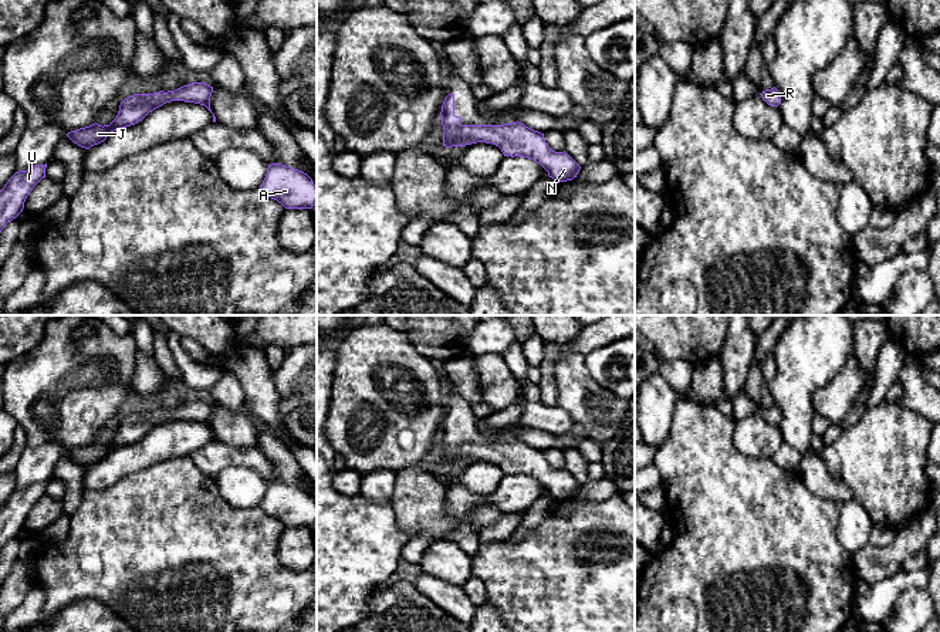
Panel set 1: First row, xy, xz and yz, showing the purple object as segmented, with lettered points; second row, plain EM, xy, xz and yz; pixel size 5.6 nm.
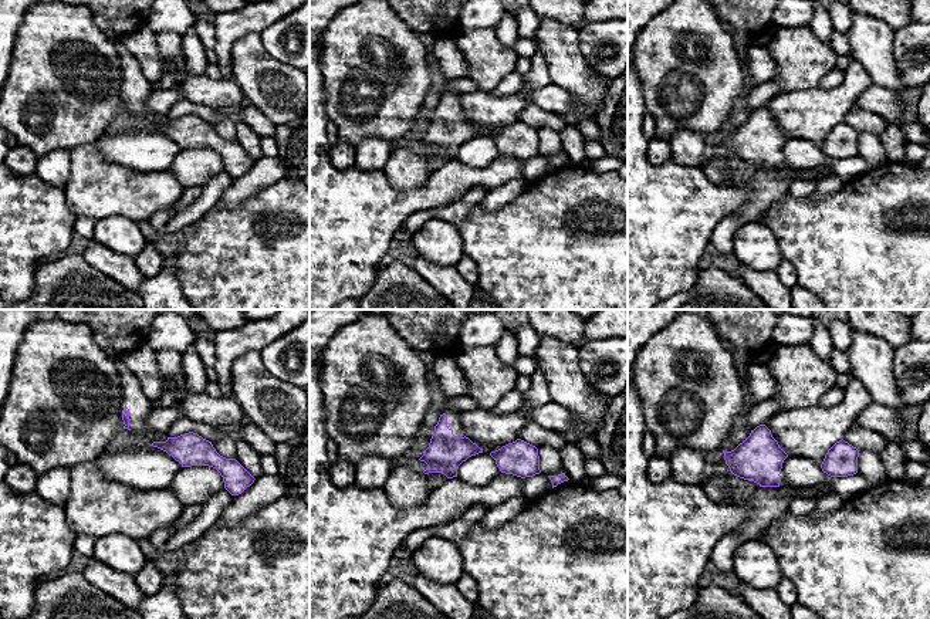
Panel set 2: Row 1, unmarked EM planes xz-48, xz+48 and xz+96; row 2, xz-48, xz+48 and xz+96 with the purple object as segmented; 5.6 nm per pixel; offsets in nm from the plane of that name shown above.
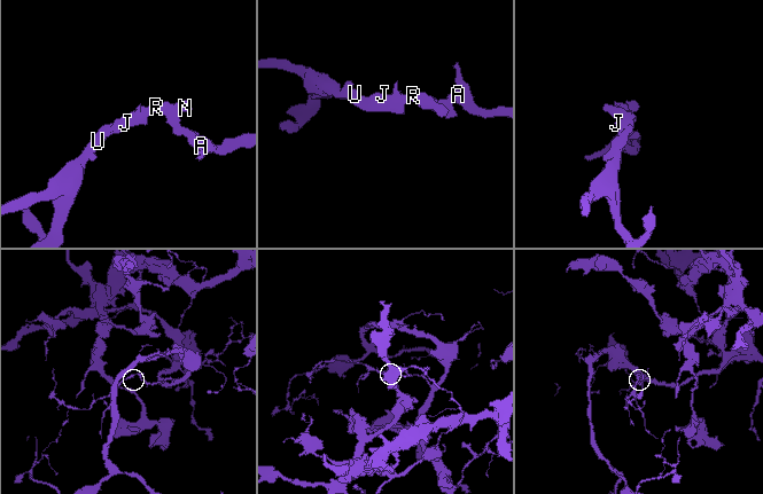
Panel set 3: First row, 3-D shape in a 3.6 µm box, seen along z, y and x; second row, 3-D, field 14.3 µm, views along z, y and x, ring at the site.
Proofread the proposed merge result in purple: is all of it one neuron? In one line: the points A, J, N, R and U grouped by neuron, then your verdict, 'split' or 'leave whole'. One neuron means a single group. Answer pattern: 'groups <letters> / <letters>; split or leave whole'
groups A J N R U; leave whole

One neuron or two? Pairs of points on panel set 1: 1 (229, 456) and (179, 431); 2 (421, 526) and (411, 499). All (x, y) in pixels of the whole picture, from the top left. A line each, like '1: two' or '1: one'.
1: two
2: one

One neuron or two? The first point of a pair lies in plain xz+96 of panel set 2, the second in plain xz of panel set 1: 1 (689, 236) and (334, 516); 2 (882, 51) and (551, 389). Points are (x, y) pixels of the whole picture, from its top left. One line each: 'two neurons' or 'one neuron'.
1: one neuron
2: two neurons

